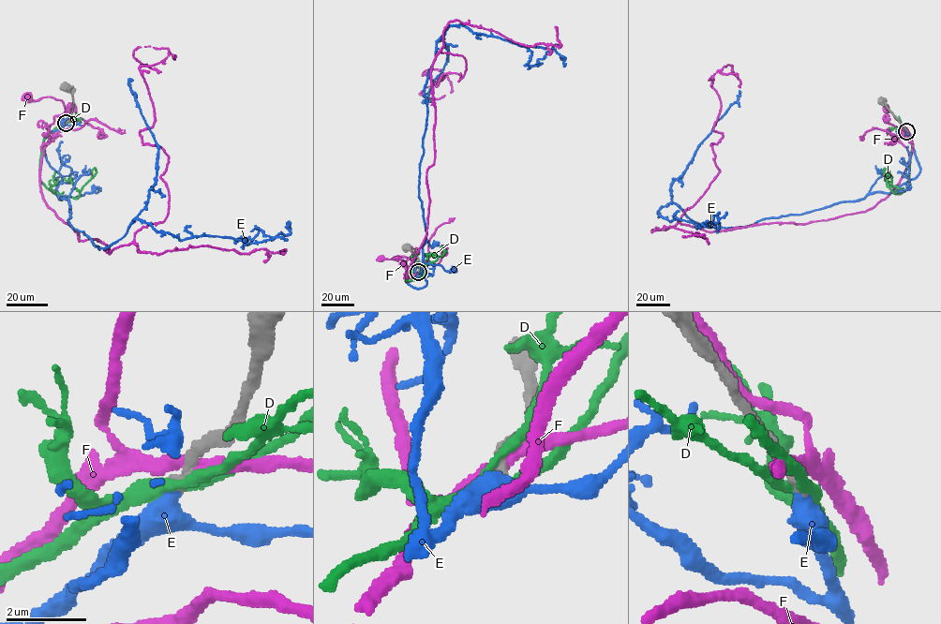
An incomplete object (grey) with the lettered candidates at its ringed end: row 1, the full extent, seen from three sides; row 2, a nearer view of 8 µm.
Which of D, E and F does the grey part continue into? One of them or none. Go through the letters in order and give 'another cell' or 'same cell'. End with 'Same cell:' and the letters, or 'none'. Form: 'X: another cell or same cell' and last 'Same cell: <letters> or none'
D: another cell
E: same cell
F: another cell
Same cell: E

